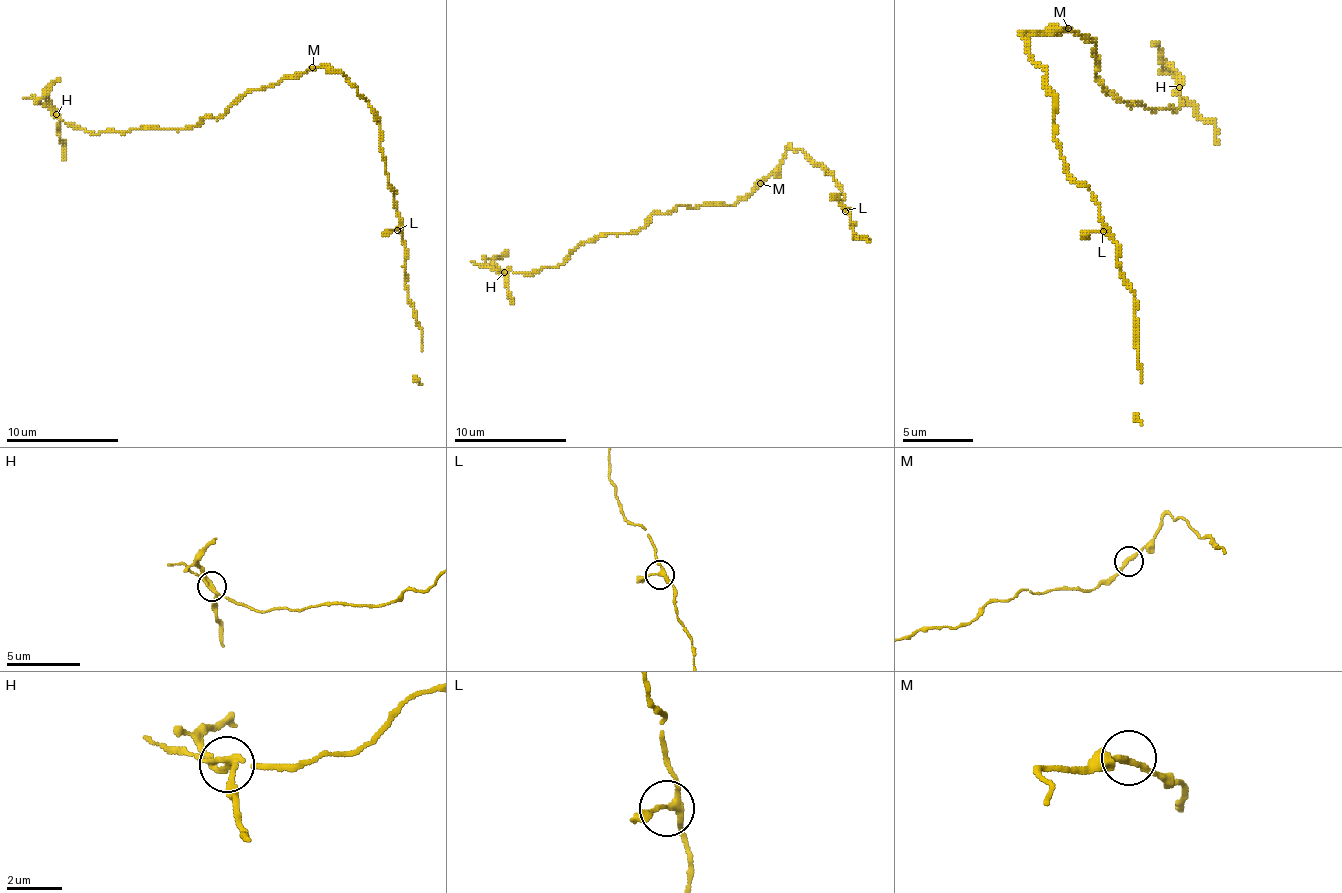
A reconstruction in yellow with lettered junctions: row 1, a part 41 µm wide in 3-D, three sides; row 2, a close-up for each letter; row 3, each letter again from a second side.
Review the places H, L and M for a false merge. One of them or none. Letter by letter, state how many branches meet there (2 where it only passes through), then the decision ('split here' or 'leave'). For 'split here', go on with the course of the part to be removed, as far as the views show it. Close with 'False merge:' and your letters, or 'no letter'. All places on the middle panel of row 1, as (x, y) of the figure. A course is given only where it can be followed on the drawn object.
H: branches 3; split here; course (505, 273), (508, 273), (513, 304)
L: branches 3; leave
M: branches 2; leave
False merge: H

